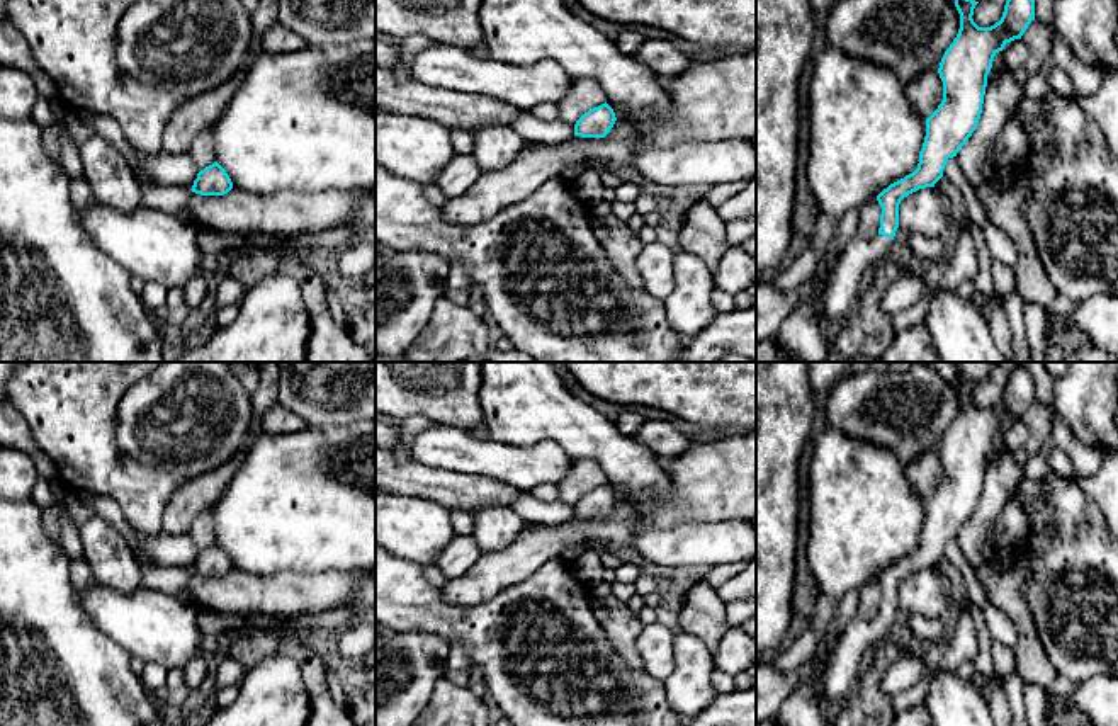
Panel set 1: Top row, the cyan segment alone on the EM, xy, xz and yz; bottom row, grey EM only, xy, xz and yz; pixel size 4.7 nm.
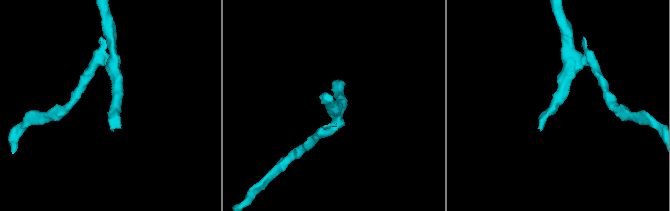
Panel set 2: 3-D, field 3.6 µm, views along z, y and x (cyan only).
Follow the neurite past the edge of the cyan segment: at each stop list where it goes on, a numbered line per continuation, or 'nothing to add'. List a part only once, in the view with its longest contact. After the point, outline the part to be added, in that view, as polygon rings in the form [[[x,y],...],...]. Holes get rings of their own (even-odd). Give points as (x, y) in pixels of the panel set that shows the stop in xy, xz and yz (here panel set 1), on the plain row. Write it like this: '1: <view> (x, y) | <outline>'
1: yz (840, 679) | [[[877,615],[872,621],[851,619],[833,648],[822,675],[824,702],[850,699],[858,685],[858,665],[867,648],[875,648],[895,634],[894,621]]]

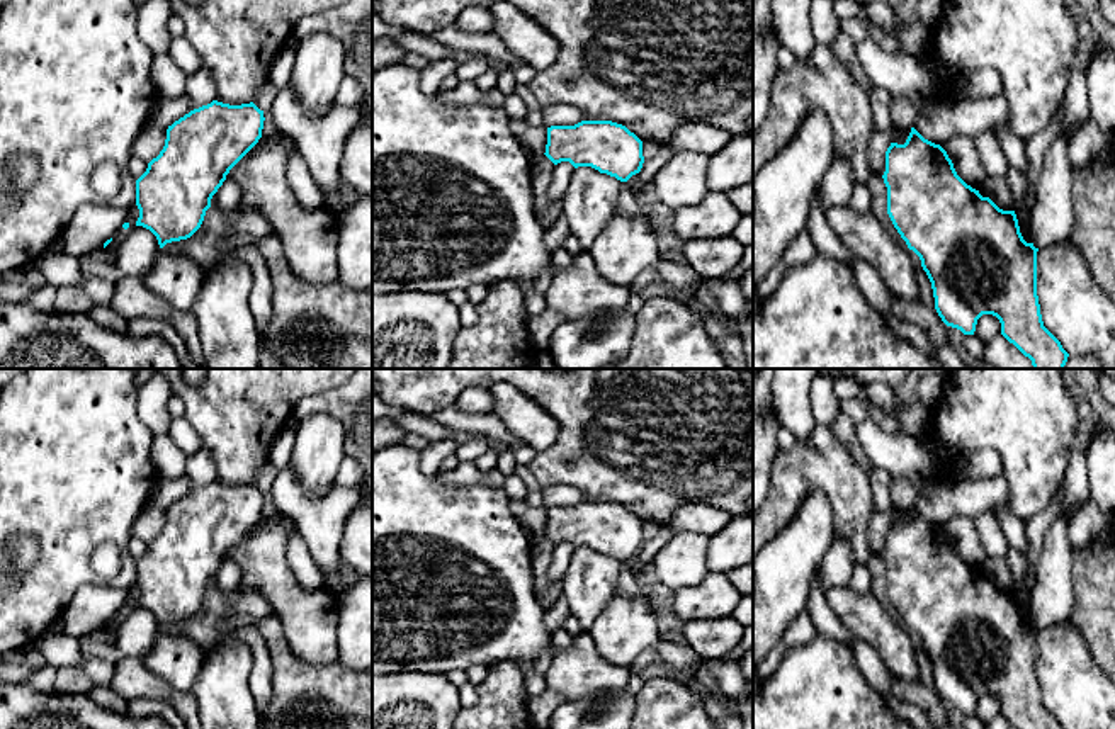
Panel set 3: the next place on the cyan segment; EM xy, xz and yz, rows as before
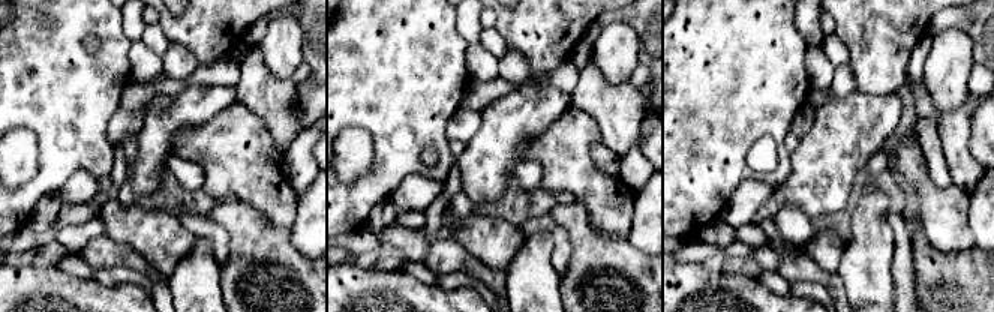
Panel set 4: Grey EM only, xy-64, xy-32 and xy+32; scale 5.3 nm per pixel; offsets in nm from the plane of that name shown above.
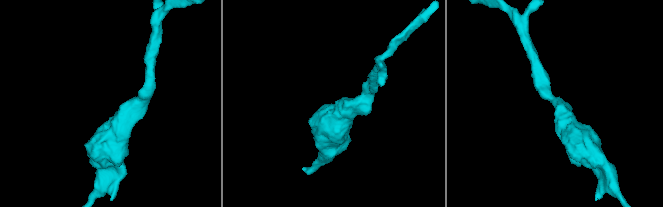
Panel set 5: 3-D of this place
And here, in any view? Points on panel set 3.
nothing to add

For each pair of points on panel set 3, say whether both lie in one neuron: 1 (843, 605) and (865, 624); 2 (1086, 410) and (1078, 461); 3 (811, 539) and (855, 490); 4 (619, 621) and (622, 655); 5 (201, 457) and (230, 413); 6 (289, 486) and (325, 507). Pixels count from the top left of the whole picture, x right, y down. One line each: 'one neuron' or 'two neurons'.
1: one neuron
2: one neuron
3: two neurons
4: one neuron
5: two neurons
6: one neuron

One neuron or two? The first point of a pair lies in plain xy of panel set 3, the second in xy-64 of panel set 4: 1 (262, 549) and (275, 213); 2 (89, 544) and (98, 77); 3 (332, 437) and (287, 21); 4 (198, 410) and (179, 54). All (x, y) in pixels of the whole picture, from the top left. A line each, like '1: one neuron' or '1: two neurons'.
1: one neuron
2: one neuron
3: one neuron
4: two neurons

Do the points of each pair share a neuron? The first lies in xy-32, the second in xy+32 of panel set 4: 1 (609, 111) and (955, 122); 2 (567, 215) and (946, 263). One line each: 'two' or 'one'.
1: one
2: one

